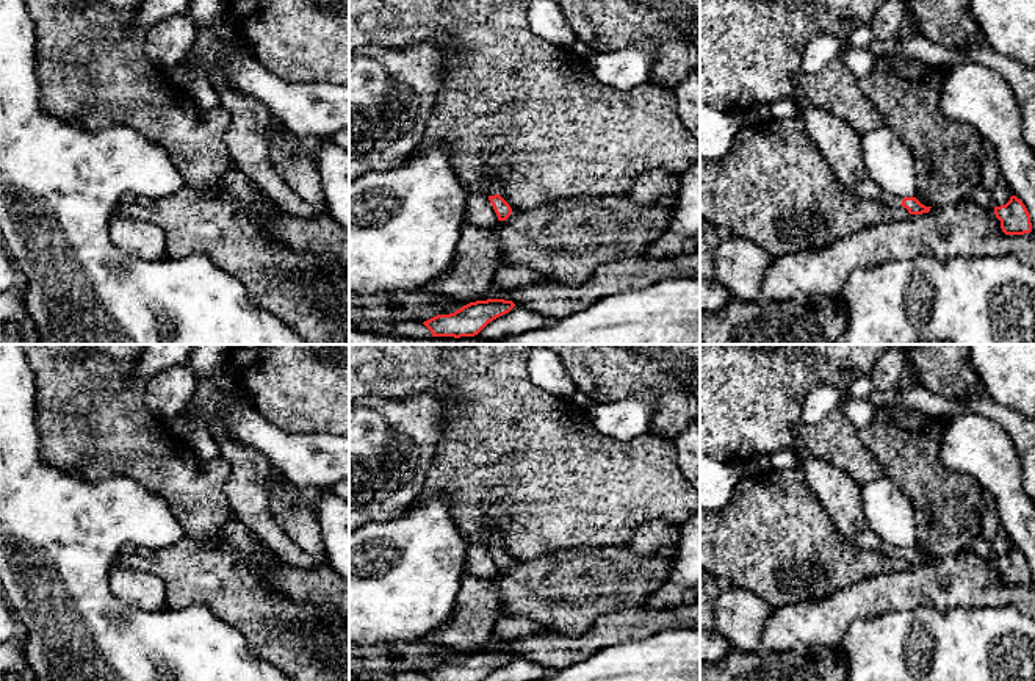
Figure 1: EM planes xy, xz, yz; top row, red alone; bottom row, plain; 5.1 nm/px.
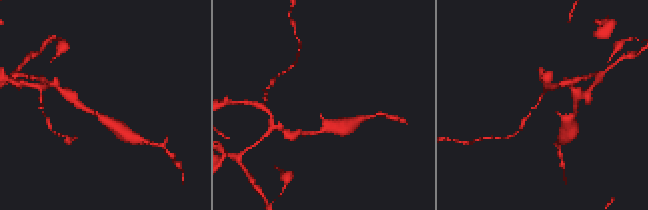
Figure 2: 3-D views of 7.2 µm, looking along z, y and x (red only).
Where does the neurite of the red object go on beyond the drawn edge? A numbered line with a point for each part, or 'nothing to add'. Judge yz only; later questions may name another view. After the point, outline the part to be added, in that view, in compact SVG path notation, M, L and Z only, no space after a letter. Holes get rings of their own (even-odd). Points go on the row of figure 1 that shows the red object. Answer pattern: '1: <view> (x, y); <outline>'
1: yz (840, 146); M794 80L794 85L797 88L797 97L799 97L797 110L799 110L799 114L802 116L802 119L803 119L805 128L806 128L811 141L820 149L824 158L827 160L827 163L833 169L833 172L836 175L836 178L839 180L839 183L844 188L847 188L849 191L856 193L863 199L878 200L878 202L883 202L883 204L888 204L888 205L900 205L902 200L903 200L902 196L894 196L894 194L885 193L867 175L867 172L864 169L864 164L863 164L863 158L861 158L860 136L853 130L850 130L844 122L841 122L838 117L825 113L820 108L813 106L806 100L805 94L799 89L799 85L797 85L795 80Z

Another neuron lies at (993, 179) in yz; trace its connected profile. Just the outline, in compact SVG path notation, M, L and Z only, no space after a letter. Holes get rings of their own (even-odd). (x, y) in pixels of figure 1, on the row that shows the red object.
M985 142L985 155L982 158L982 185L990 191L994 207L1005 205L1013 196L1005 180L996 149Z

